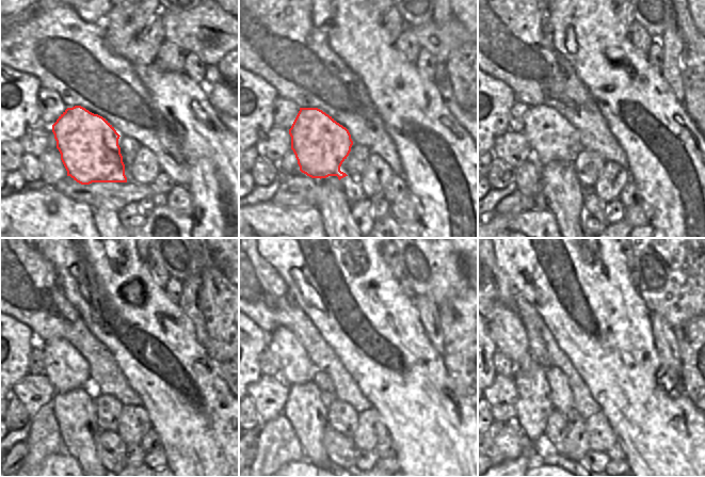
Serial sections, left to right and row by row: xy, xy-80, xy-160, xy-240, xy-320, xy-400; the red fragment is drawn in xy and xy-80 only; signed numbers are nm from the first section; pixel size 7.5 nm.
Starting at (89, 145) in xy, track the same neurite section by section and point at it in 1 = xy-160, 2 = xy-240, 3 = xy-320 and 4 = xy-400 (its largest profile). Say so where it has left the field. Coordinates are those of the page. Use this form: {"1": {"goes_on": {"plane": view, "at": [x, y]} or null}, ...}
{"1": {"goes_on": {"plane": "xy-160", "at": [551, 138]}}, "2": {"goes_on": {"plane": "xy-240", "at": [64, 366]}}, "3": {"goes_on": {"plane": "xy-320", "at": [295, 367]}}, "4": {"goes_on": {"plane": "xy-400", "at": [506, 330]}}}

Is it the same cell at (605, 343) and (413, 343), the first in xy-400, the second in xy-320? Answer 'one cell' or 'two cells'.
one cell

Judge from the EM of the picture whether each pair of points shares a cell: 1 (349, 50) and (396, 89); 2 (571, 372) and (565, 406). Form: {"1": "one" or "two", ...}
{"1": "one", "2": "two"}

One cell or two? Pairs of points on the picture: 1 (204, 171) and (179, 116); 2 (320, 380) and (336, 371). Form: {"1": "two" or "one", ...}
{"1": "one", "2": "two"}

